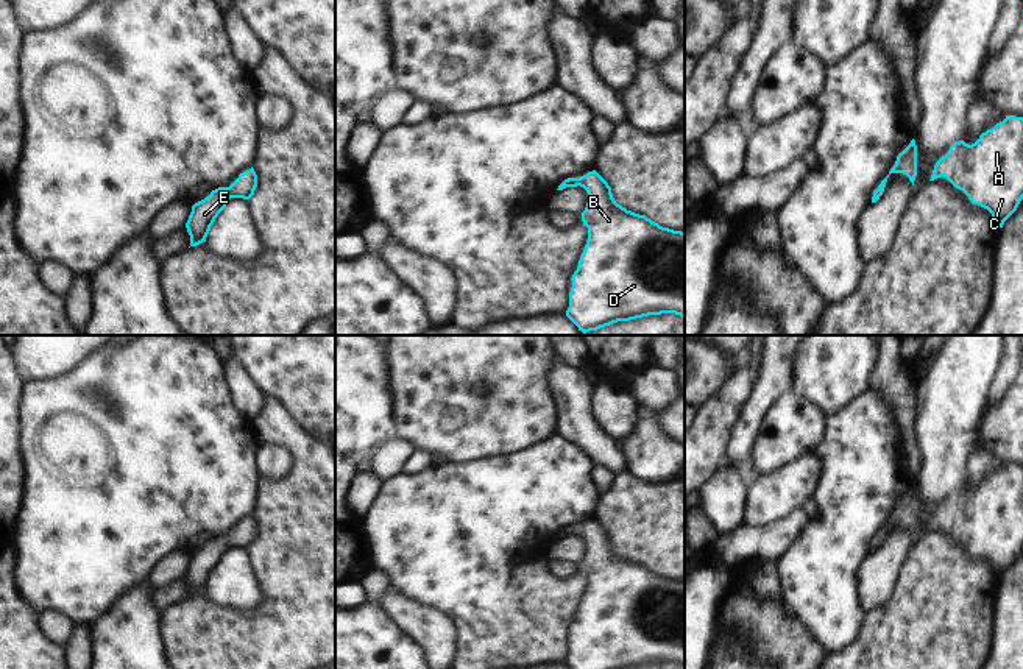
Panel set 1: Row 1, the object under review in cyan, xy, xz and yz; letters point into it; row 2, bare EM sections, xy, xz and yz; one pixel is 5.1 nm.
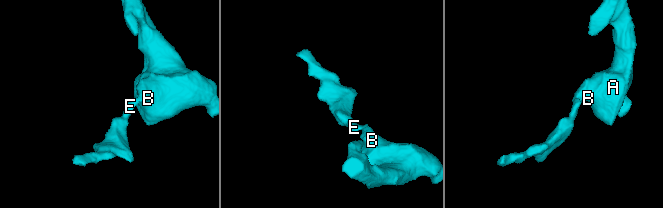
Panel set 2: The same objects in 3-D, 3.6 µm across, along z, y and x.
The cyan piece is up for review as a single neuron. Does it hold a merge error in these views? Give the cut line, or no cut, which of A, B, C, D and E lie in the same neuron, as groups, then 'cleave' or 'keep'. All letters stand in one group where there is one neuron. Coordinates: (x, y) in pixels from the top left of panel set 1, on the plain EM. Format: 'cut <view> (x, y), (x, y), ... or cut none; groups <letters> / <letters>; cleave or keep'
cut none; groups A B C D E; keep

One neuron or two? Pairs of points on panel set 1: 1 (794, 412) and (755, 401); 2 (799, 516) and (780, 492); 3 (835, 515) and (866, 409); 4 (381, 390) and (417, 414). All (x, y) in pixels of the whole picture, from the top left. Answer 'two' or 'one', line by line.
1: two
2: two
3: one
4: two

